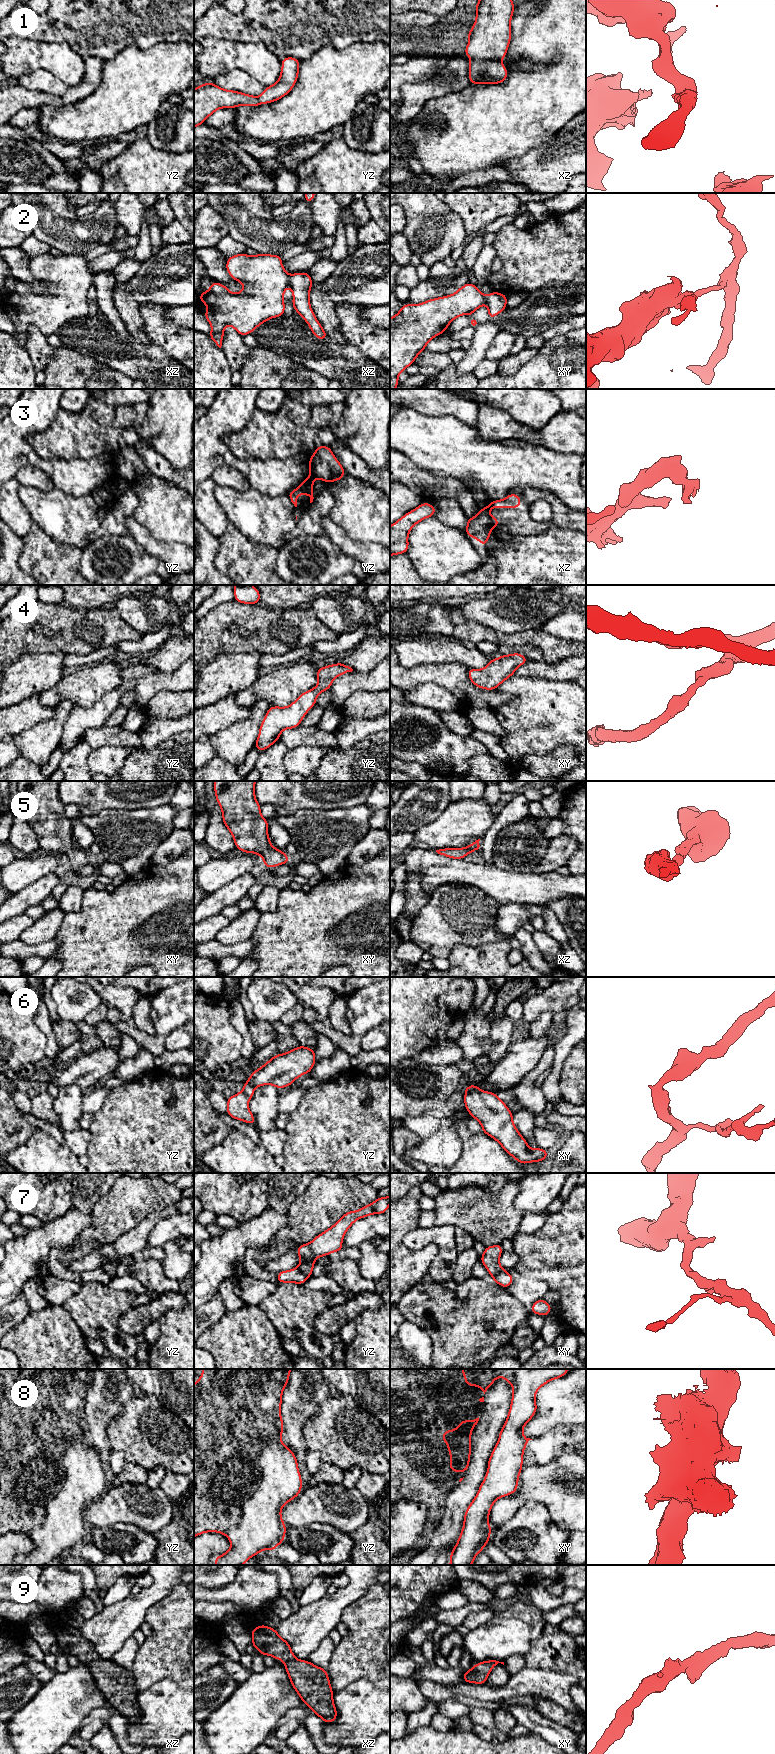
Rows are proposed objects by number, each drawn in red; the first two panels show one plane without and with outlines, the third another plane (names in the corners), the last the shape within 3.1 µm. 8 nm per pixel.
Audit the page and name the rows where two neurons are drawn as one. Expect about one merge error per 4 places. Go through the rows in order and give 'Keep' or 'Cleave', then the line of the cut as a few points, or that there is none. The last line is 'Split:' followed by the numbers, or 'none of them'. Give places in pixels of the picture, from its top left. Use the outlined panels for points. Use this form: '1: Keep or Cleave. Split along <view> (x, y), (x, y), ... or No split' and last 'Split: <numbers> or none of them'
1: Keep. No split
2: Cleave. Split along xz (288, 276), (289, 284)
3: Cleave. Split along xz (489, 516), (492, 526)
4: Keep. No split
5: Keep. No split
6: Keep. No split
7: Keep. No split
8: Keep. No split
9: Keep. No split
Split: 2, 3

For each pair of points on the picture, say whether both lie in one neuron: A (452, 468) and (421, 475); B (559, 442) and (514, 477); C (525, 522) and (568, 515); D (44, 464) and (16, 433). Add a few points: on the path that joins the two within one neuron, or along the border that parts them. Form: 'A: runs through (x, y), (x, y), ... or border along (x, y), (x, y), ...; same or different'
A: border along (411, 461), (420, 468), (436, 475), (455, 478); different
B: border along (527, 442), (572, 454); different
C: runs through (536, 526), (546, 526), (557, 521); same
D: border along (32, 450), (27, 456), (27, 463); different

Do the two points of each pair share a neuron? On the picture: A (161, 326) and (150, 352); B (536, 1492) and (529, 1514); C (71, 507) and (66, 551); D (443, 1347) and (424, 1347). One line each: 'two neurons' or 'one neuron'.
A: two neurons
B: two neurons
C: two neurons
D: two neurons

